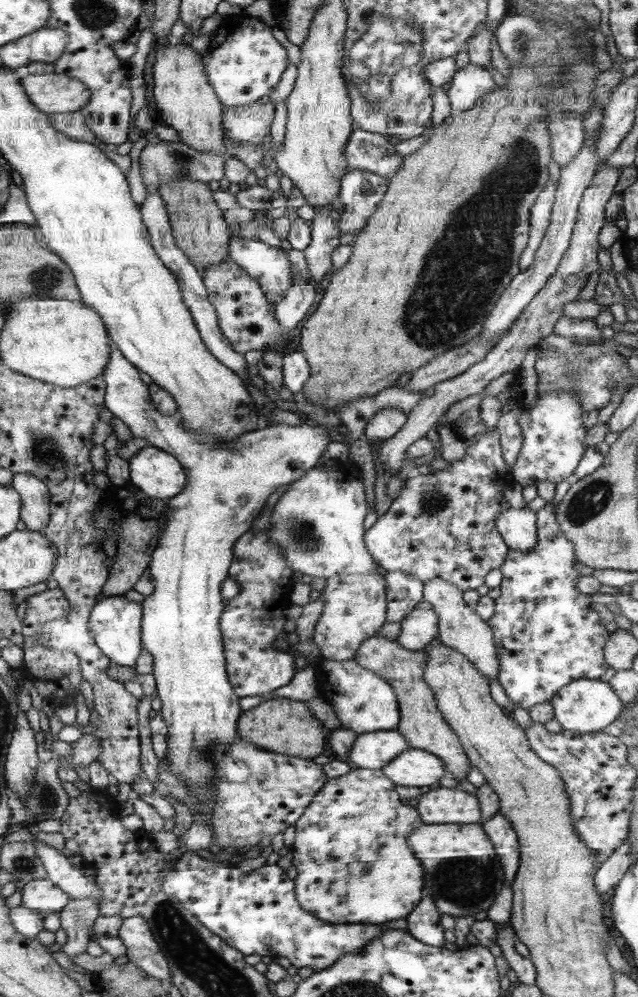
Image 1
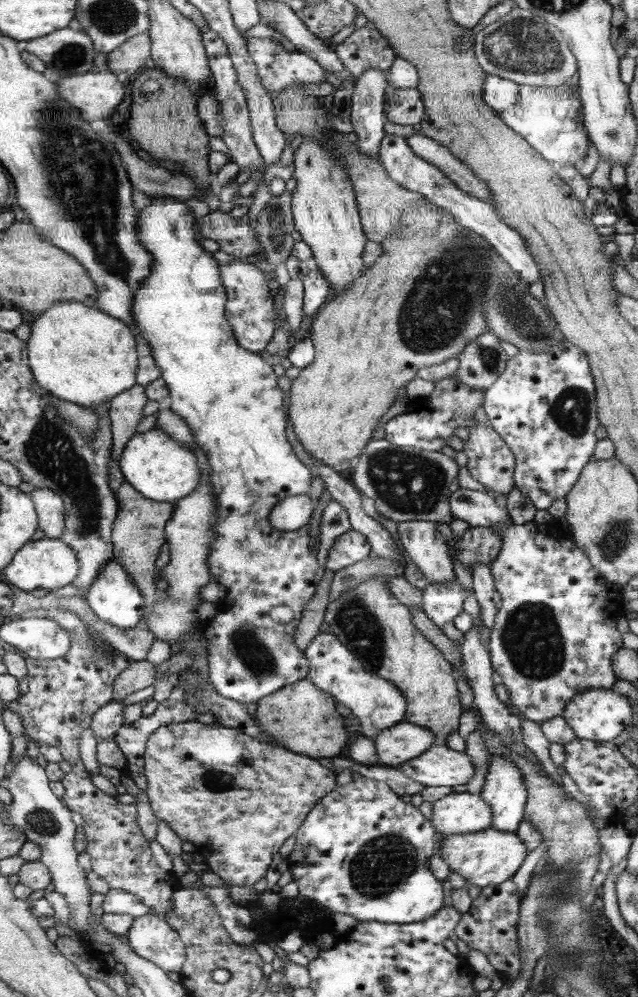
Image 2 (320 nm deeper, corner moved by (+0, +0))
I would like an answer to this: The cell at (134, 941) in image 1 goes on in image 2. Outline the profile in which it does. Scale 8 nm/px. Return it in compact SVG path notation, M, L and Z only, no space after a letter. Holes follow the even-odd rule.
M154 913L135 918L127 932L131 949L166 973L180 973L186 960L185 944L162 916Z

